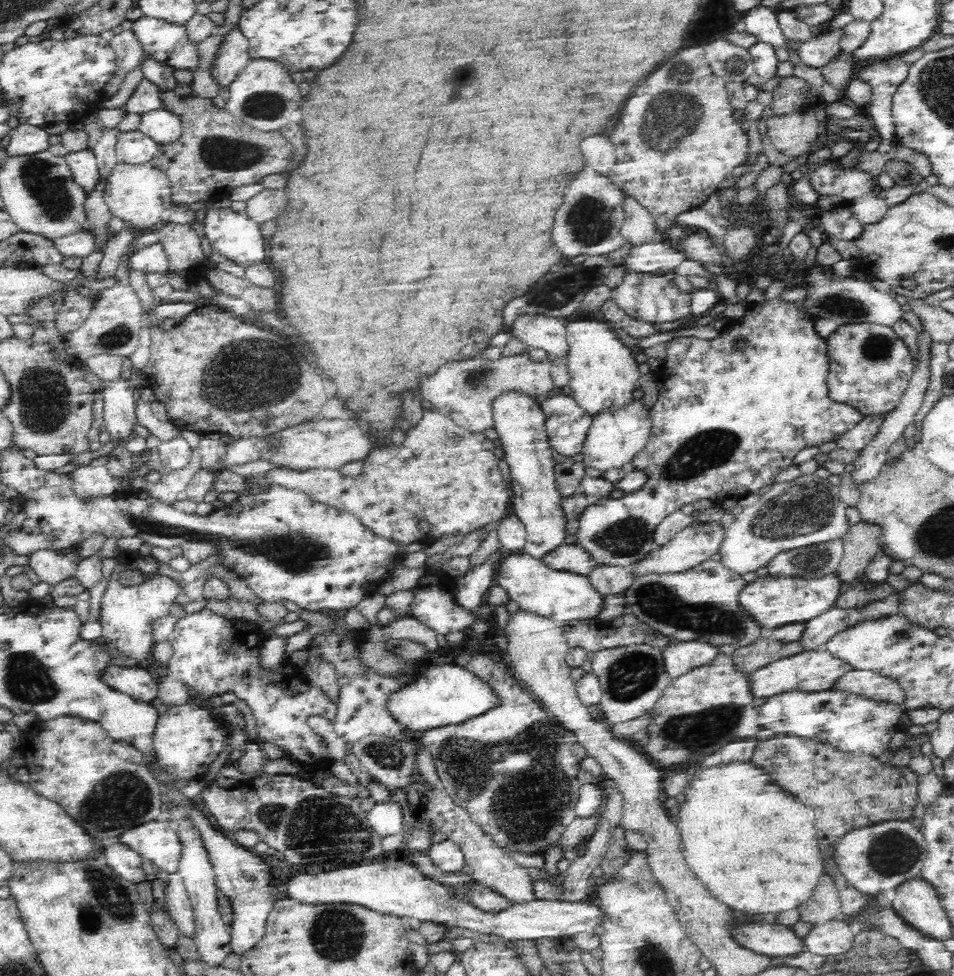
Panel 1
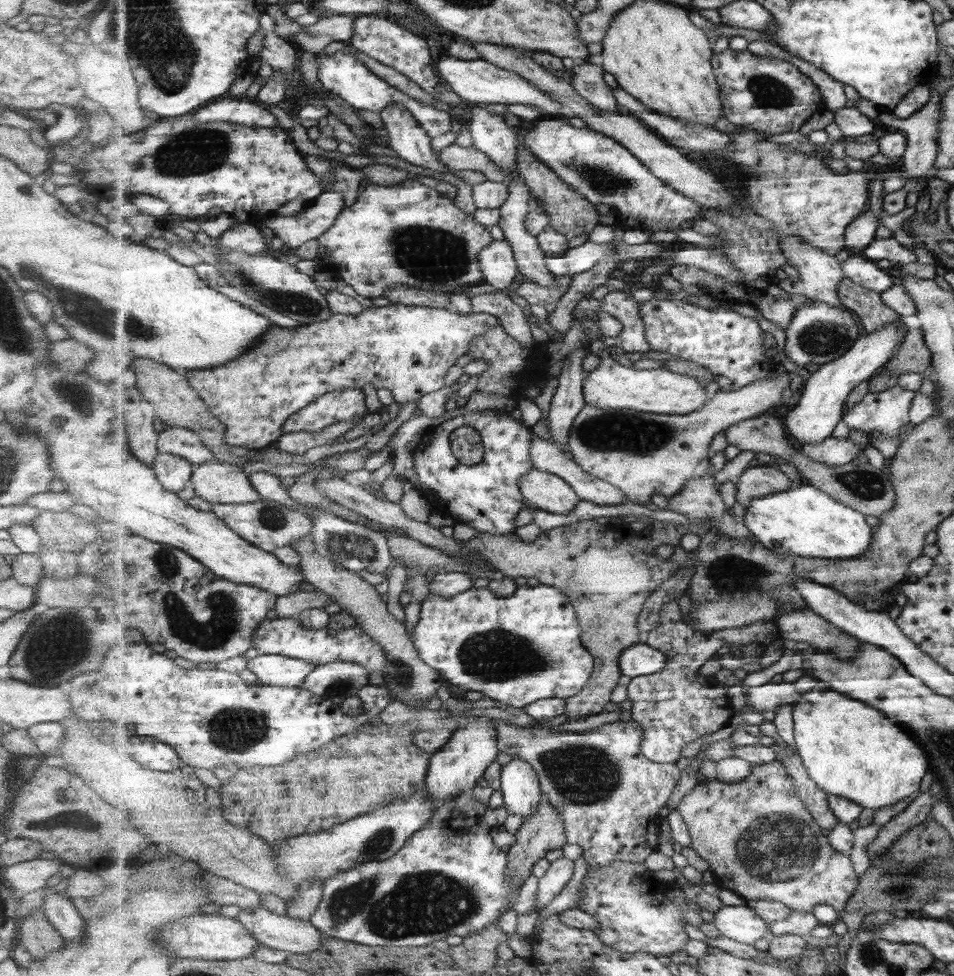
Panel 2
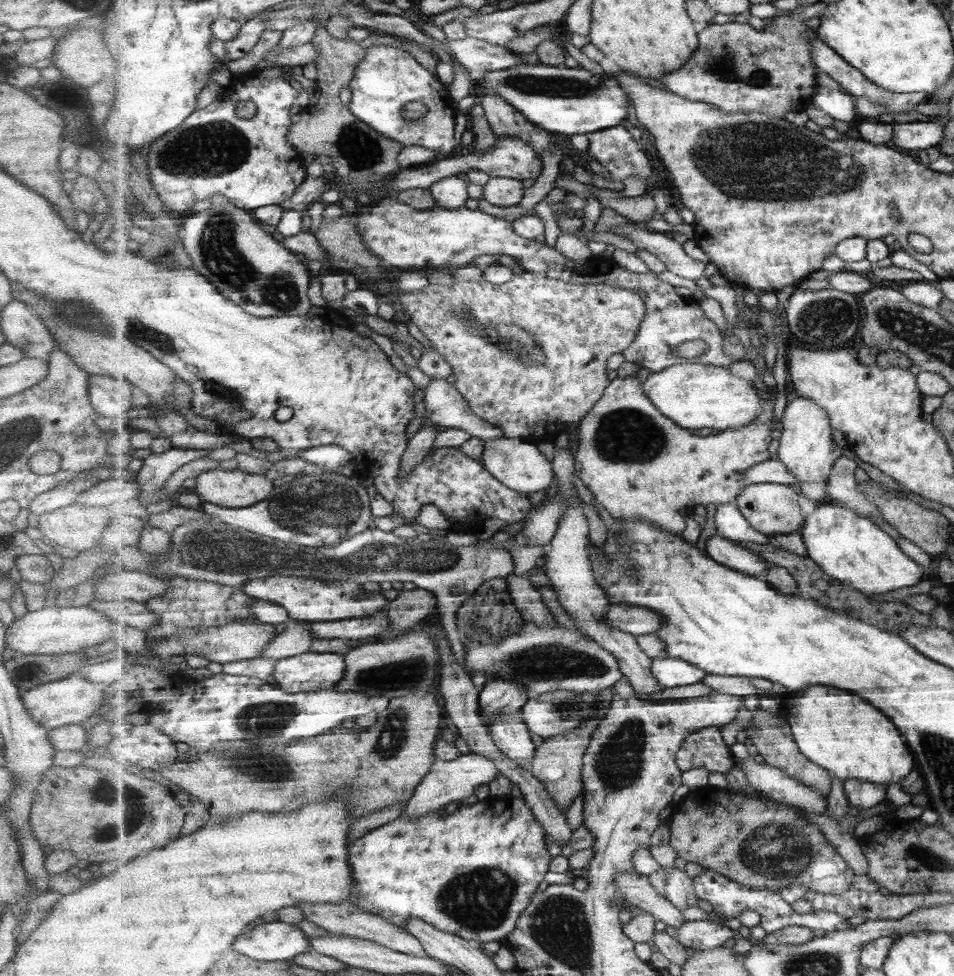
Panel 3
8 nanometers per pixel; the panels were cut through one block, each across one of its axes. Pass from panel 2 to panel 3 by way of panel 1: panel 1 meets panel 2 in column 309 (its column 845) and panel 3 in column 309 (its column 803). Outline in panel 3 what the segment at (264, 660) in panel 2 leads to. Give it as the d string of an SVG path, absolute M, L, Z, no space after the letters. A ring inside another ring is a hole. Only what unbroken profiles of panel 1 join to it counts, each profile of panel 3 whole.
M307 652L277 661L276 685L285 692L313 692L335 687L345 674L345 655Z

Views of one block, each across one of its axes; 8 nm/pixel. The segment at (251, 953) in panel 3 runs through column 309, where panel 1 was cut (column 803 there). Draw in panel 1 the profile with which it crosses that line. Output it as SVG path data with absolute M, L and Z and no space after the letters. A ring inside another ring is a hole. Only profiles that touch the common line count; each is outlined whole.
M740 923L733 935L744 948L770 958L794 956L806 950L804 936L798 936L792 926L778 923Z

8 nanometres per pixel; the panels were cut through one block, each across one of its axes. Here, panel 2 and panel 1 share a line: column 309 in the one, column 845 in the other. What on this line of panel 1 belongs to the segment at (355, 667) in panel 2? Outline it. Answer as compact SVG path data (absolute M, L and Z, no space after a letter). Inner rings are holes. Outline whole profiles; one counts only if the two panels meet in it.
M852 669L841 676L836 684L836 689L847 690L868 698L868 700L884 700L905 706L905 692L898 681L886 678L871 670Z

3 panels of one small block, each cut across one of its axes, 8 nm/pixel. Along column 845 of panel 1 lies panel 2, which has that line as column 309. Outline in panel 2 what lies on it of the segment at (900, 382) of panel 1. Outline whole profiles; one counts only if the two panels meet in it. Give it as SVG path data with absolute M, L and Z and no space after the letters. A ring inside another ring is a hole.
M392 303L388 306L365 309L360 316L334 314L329 320L311 325L301 325L297 328L284 328L274 325L273 328L261 338L261 342L259 342L251 352L243 354L241 358L231 360L231 362L227 362L227 364L223 364L223 366L217 366L217 368L213 368L213 370L191 370L191 372L187 372L186 376L195 391L197 391L199 396L209 405L211 412L227 426L227 431L225 431L225 442L227 442L227 444L251 449L267 449L268 447L275 446L276 442L281 438L281 435L284 434L285 421L287 421L287 419L296 417L297 412L307 406L316 405L317 400L329 392L348 390L350 388L362 389L365 384L371 383L375 390L387 388L393 391L393 397L395 397L396 402L403 403L419 400L426 394L437 392L437 390L445 388L445 374L449 372L451 366L457 364L459 357L467 354L471 341L473 341L477 335L485 333L487 329L491 329L491 327L501 324L500 319L493 316L493 314L486 314L487 312L477 313L478 314L471 313L468 315L460 315L450 308L442 309L426 306L407 306L404 304Z

